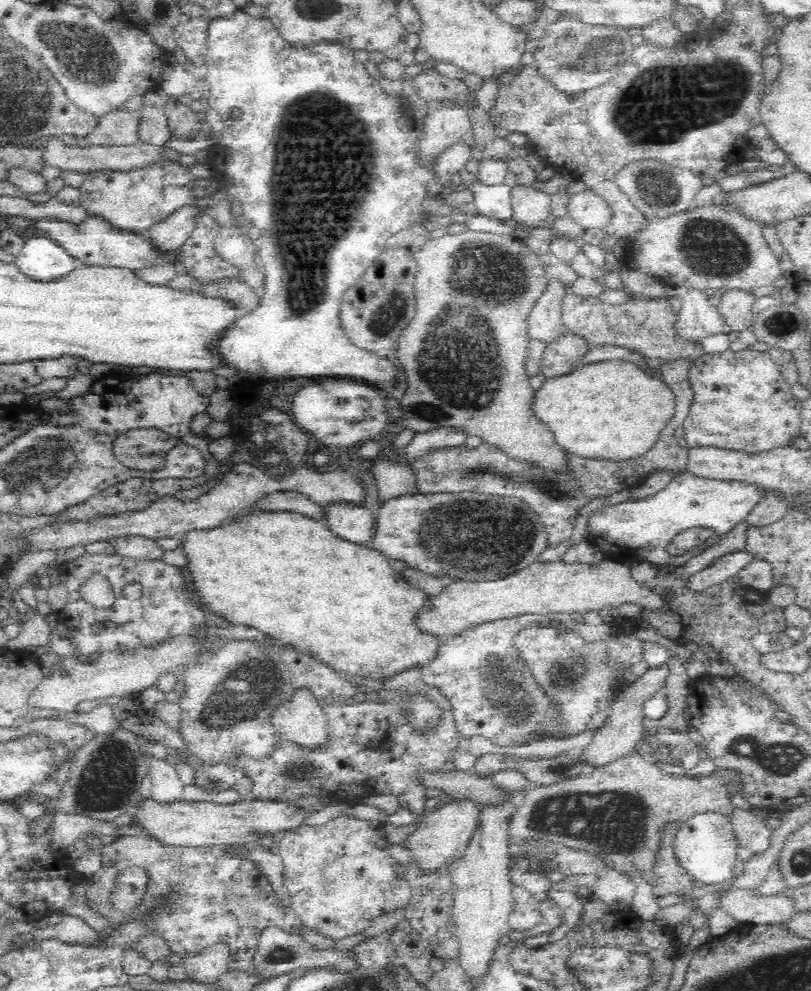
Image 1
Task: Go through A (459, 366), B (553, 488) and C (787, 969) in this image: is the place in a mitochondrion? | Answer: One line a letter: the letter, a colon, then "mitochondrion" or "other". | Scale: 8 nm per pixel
A: mitochondrion
B: mitochondrion
C: mitochondrion

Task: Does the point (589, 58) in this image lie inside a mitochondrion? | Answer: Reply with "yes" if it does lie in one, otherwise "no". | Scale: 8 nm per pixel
yes

